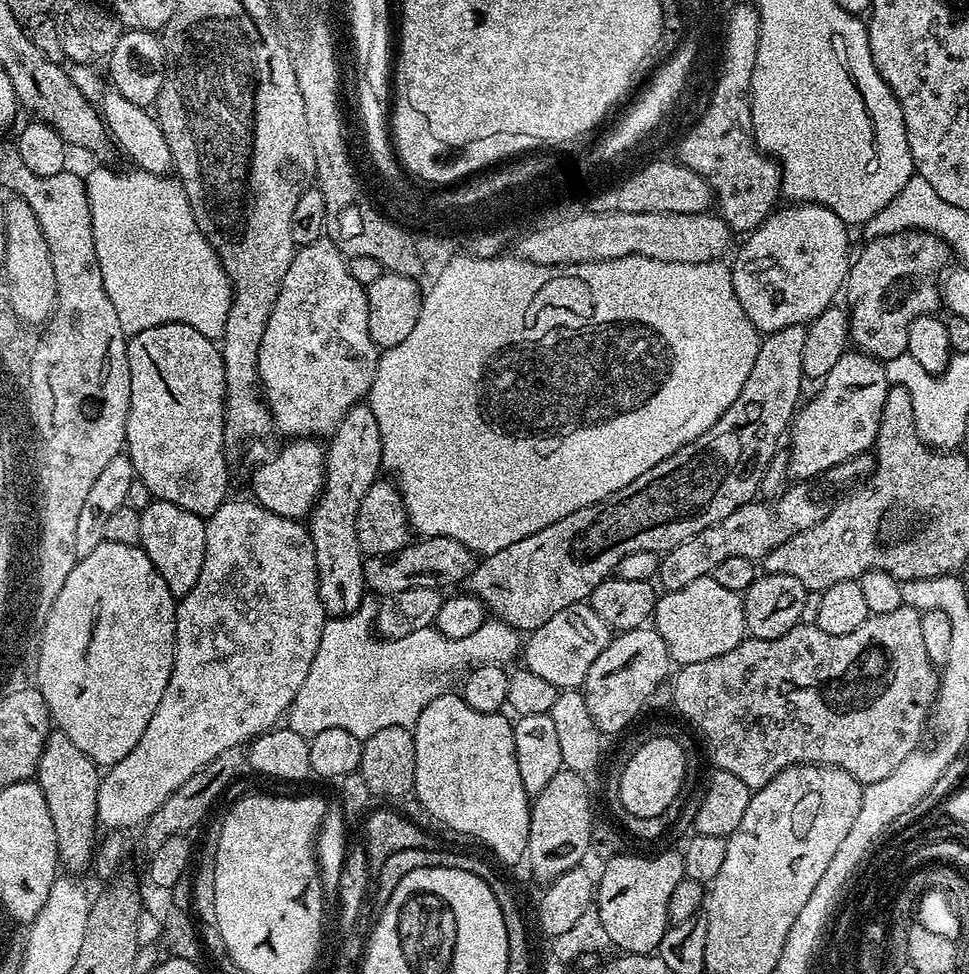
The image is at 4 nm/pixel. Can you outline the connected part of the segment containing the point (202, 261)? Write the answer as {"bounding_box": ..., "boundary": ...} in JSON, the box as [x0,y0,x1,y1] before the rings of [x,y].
{"bounding_box":[86,168,232,341],"boundary":[[[96,168],[92,173],[87,173],[86,183],[88,185],[88,201],[90,202],[90,214],[92,215],[92,225],[94,226],[94,250],[98,254],[98,262],[102,270],[102,282],[110,302],[114,302],[114,314],[118,314],[118,322],[122,326],[125,334],[135,334],[163,324],[185,324],[194,326],[198,334],[206,338],[219,341],[224,335],[226,326],[226,314],[230,314],[232,305],[232,284],[228,280],[228,275],[224,273],[224,267],[220,264],[220,259],[212,248],[212,243],[200,233],[200,227],[196,225],[196,219],[192,213],[190,202],[186,198],[184,188],[179,179],[165,174],[155,176],[149,172],[131,170],[132,172],[115,172],[112,168]]]}

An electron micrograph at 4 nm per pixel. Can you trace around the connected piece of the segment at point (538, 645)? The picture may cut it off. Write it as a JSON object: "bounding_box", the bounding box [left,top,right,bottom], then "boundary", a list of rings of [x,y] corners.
{"bounding_box":[522,603,610,690],"boundary":[[[591,603],[571,604],[527,633],[522,644],[522,664],[534,674],[546,678],[546,682],[558,690],[576,690],[583,685],[590,666],[594,666],[594,658],[602,654],[609,639],[610,629],[602,618],[598,618],[598,614],[594,614]]]}

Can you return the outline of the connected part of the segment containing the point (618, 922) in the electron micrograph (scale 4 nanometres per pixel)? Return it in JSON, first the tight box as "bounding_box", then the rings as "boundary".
{"bounding_box":[595,851,685,954],"boundary":[[[679,851],[664,852],[661,856],[613,856],[604,864],[604,873],[598,876],[595,885],[595,909],[600,913],[602,924],[606,928],[611,943],[620,947],[624,954],[652,954],[657,951],[665,932],[670,927],[668,907],[674,894],[674,886],[685,879],[684,858]]]}

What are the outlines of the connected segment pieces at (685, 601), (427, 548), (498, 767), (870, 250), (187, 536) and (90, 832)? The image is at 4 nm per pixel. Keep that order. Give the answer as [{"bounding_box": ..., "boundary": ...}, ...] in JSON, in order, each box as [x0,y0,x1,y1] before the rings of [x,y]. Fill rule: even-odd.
[{"bounding_box":[654,574,746,666],"boundary":[[[696,574],[679,588],[665,591],[656,601],[654,627],[666,642],[669,661],[683,666],[694,662],[706,662],[706,658],[718,658],[746,638],[744,627],[744,601],[741,593],[725,590],[714,582],[711,574]]]},{"bounding_box":[364,536,477,597],"boundary":[[[429,536],[410,542],[402,550],[389,556],[369,556],[364,560],[364,587],[369,593],[377,592],[377,597],[393,596],[411,588],[447,589],[447,584],[460,585],[476,568],[477,553],[465,544],[445,536]]]},{"bounding_box":[412,690,530,864],"boundary":[[[448,690],[435,696],[422,710],[420,717],[416,719],[412,728],[414,738],[414,774],[416,775],[415,799],[420,799],[420,804],[436,820],[441,820],[448,828],[456,832],[465,832],[476,840],[481,840],[486,847],[492,848],[492,852],[504,864],[516,864],[525,859],[528,851],[528,827],[530,826],[530,797],[528,791],[522,786],[522,774],[518,774],[518,758],[514,754],[514,734],[512,733],[513,721],[507,720],[500,712],[479,712],[470,710],[466,702],[455,691]]]},{"bounding_box":[846,230,950,362],"boundary":[[[905,230],[893,236],[882,236],[879,240],[868,240],[865,245],[860,252],[860,257],[857,260],[855,257],[848,269],[846,281],[848,331],[851,343],[859,351],[875,356],[877,360],[883,362],[905,355],[908,351],[908,327],[920,316],[935,313],[936,307],[938,309],[941,307],[942,297],[934,283],[934,278],[939,277],[942,269],[949,263],[947,260],[948,256],[950,257],[950,249],[944,241],[915,230]],[[896,284],[900,288],[912,288],[905,290],[904,297],[888,296],[888,292],[895,290]]]},{"bounding_box":[139,499,206,598],"boundary":[[[153,499],[140,513],[139,547],[150,558],[150,562],[162,574],[166,586],[172,595],[179,598],[194,586],[198,580],[198,570],[202,568],[204,551],[206,550],[205,521],[195,516],[190,510],[182,510],[182,506],[174,506],[174,502]]]},{"bounding_box":[34,731,101,868],"boundary":[[[49,731],[34,780],[44,791],[50,822],[54,822],[56,841],[60,847],[60,860],[72,868],[80,868],[93,859],[94,841],[98,836],[96,799],[101,779],[98,765],[89,756],[82,754],[82,750],[78,750],[78,746],[74,746],[74,742],[70,742],[64,732]]]}]

